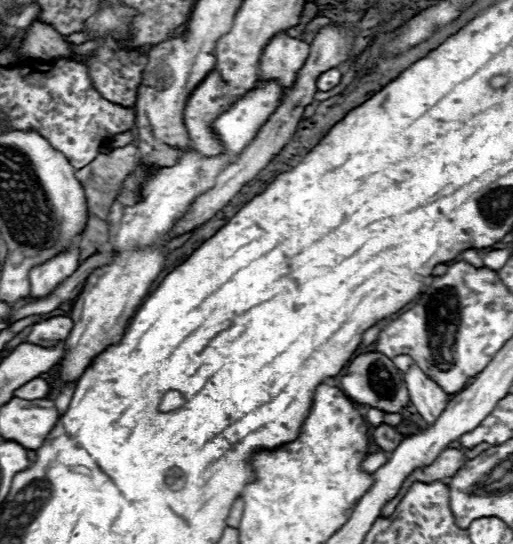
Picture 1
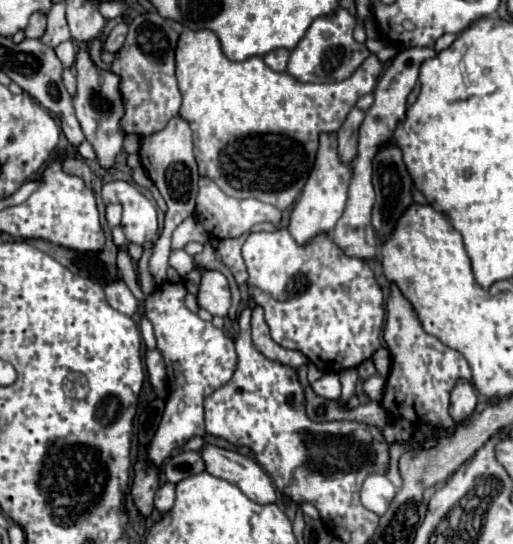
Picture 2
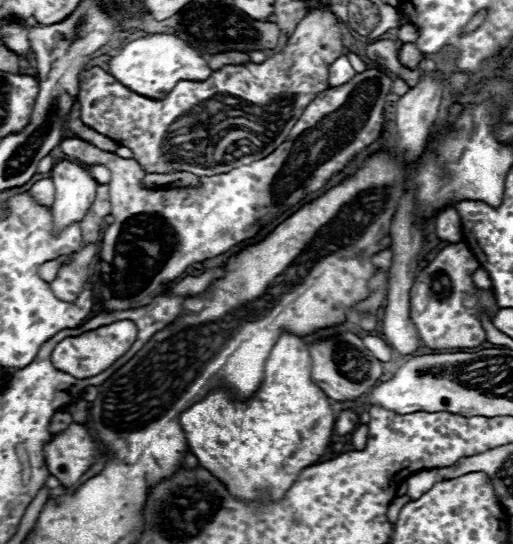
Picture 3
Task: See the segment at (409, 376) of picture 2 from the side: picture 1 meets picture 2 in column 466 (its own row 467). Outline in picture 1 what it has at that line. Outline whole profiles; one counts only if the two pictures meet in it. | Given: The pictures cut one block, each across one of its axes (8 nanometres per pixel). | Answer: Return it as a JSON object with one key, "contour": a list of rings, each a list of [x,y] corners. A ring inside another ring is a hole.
{"contour":[[[376,452],[376,454],[370,454],[370,456],[362,462],[362,468],[364,468],[366,472],[374,472],[374,470],[378,470],[386,460],[388,460],[388,456],[386,456],[384,452]]]}

